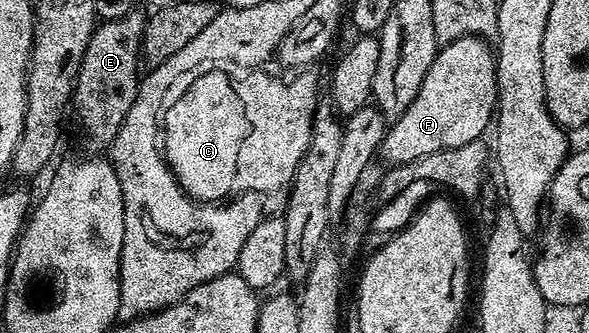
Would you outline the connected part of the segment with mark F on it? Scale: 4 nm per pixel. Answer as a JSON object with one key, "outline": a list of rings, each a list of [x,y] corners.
{"outline":[[[466,37],[442,45],[415,100],[386,129],[380,157],[402,166],[440,150],[463,148],[463,144],[478,141],[488,126],[490,129],[497,109],[497,60],[490,43],[482,37]]]}

